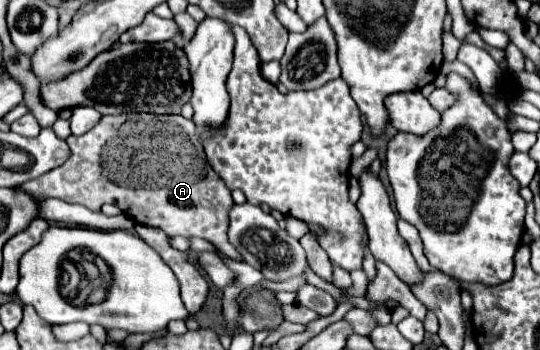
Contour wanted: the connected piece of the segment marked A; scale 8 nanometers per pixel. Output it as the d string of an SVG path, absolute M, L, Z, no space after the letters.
M131 114L131 124L125 122L129 122L125 116L103 116L93 130L75 140L67 140L71 158L63 166L25 182L23 190L39 198L59 198L69 204L83 204L89 210L101 210L103 204L115 204L139 224L161 228L169 236L197 236L209 240L227 256L241 260L225 236L229 226L229 208L233 206L231 192L207 164L193 120L183 116L159 118L153 114Z

